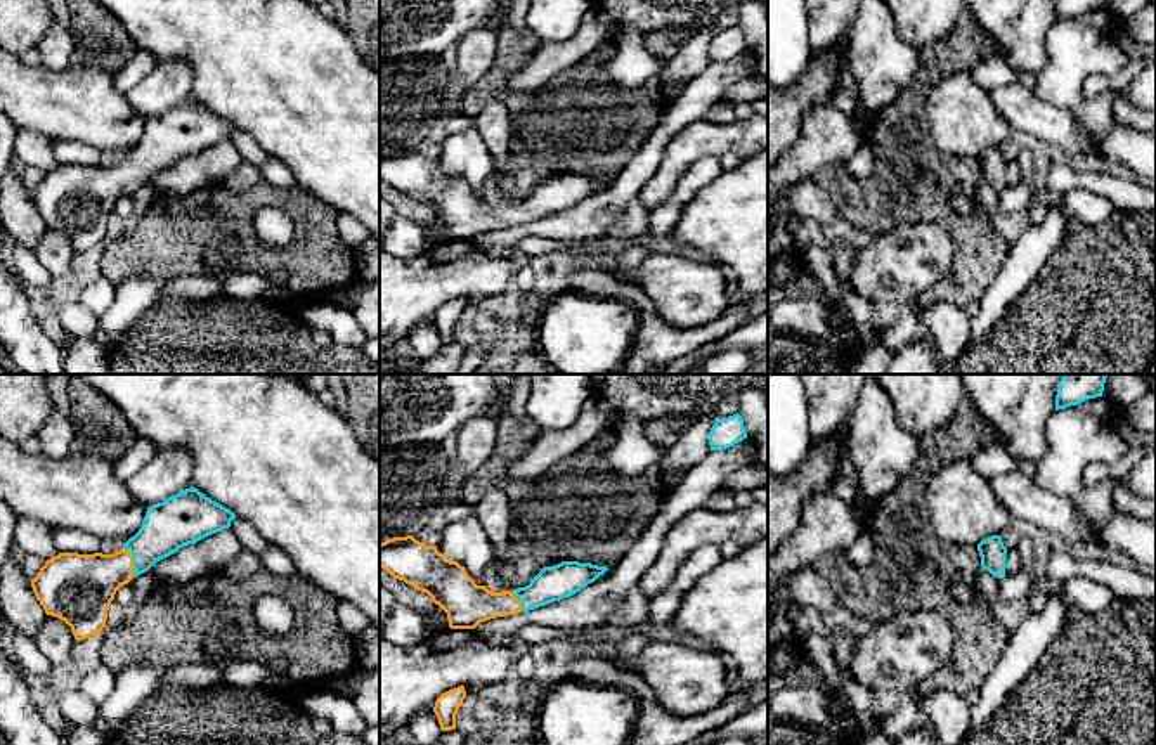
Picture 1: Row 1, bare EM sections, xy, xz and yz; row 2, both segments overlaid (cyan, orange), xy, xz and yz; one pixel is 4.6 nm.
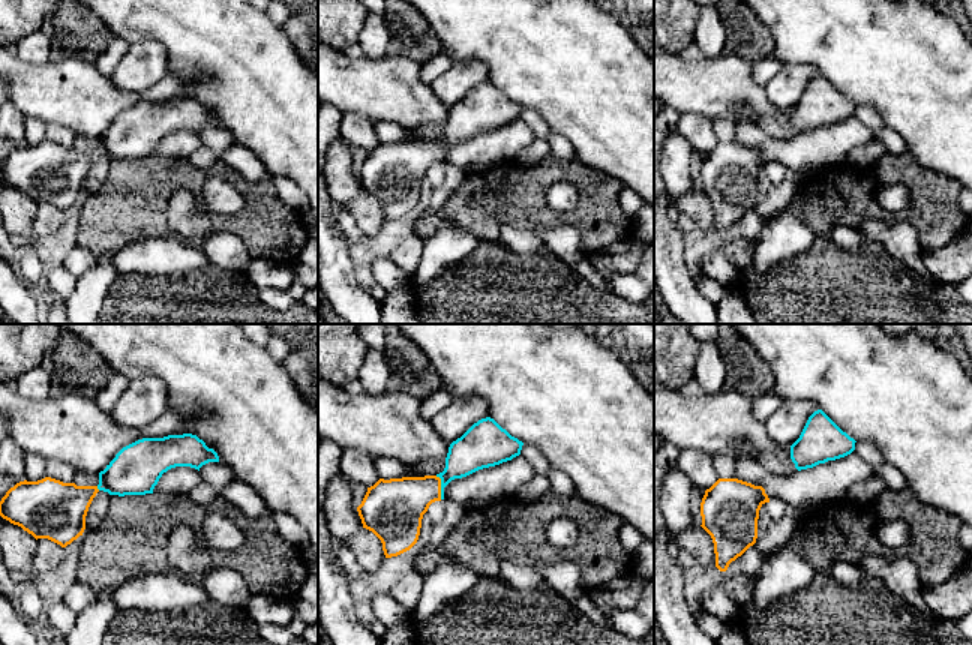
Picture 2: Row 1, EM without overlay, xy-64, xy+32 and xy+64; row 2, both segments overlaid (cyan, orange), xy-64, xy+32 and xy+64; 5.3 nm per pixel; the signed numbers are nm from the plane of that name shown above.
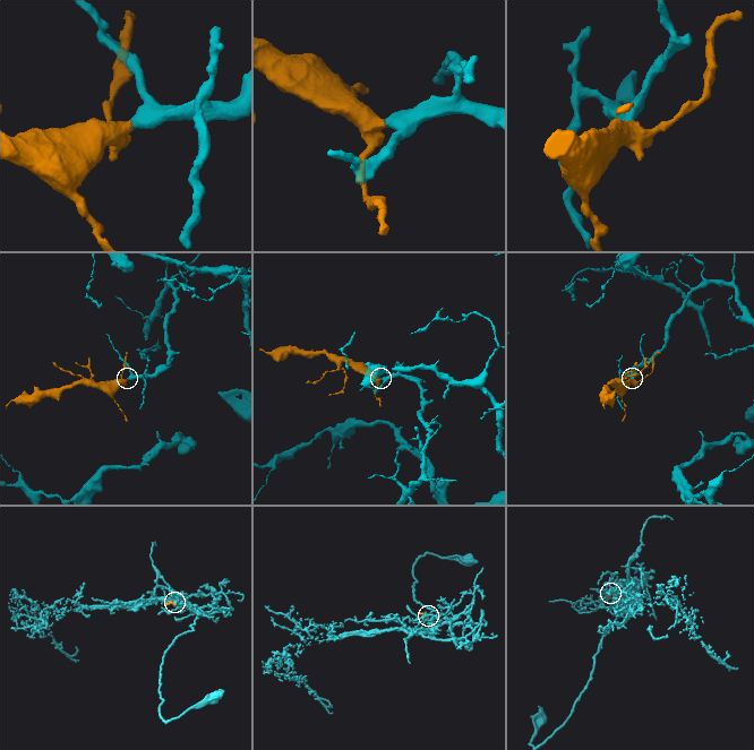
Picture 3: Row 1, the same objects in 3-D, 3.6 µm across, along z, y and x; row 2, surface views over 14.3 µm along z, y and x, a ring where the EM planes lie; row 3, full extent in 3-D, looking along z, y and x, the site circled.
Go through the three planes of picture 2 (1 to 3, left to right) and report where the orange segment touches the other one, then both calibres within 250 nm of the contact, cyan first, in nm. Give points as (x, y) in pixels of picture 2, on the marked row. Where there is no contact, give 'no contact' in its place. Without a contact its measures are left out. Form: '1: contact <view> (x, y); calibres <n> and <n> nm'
1: contact xy-64 (98, 488); calibres 260 and 320 nm
2: contact xy+32 (441, 486); calibres 200 and 280 nm
3: no contact

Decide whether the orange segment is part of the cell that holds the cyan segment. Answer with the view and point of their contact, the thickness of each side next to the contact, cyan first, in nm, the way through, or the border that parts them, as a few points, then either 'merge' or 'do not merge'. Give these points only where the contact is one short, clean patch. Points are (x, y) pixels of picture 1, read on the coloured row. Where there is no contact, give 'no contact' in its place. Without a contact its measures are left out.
contact xy (134, 562); calibres 240 and 280 nm; way xy (168, 525), (134, 562), (85, 584); merge

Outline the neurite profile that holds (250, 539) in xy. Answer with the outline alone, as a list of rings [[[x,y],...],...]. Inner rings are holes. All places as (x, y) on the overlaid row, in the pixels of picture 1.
[[[239,516],[231,522],[229,528],[236,534],[244,549],[253,551],[258,556],[262,556],[270,546],[248,522]]]

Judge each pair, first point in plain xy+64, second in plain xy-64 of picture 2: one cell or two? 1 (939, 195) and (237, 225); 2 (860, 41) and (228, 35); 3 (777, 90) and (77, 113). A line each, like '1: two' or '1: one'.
1: one
2: one
3: two

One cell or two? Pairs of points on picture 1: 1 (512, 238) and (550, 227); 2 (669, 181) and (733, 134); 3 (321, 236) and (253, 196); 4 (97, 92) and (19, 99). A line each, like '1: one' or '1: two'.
1: one
2: one
3: one
4: one

